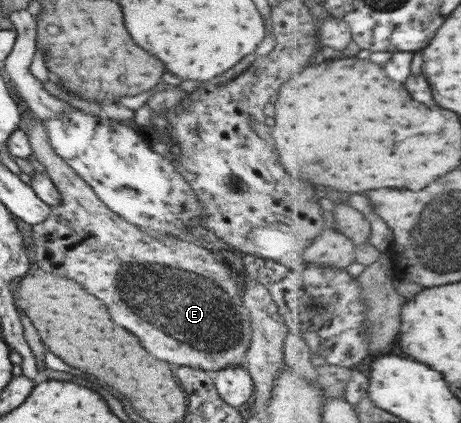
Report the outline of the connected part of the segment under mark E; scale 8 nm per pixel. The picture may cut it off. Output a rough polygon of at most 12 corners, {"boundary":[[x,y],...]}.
{"boundary":[[22,123],[60,204],[40,270],[158,360],[247,366],[237,271],[128,222]]}

